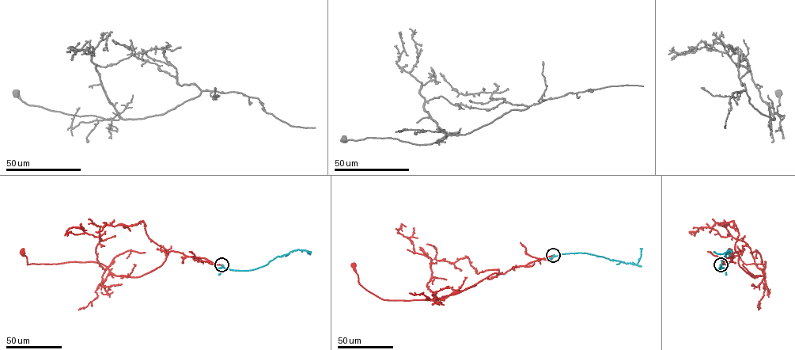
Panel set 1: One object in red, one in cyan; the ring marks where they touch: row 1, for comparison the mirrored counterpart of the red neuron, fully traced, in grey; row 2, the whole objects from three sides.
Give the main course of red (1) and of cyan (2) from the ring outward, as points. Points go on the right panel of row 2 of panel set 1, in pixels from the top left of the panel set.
1: (721, 264), (739, 251), (738, 263), (747, 273), (752, 277), (763, 274), (766, 262), (745, 264), (731, 252)
2: (721, 264), (729, 250), (722, 253), (713, 252)

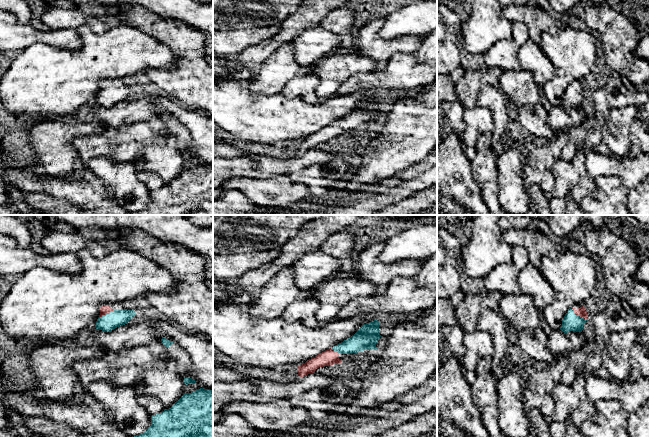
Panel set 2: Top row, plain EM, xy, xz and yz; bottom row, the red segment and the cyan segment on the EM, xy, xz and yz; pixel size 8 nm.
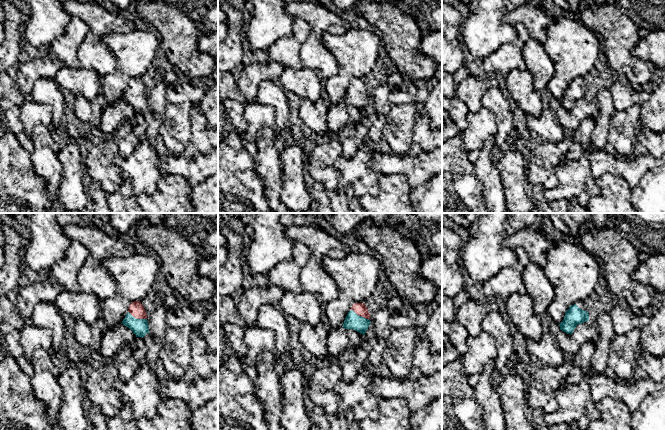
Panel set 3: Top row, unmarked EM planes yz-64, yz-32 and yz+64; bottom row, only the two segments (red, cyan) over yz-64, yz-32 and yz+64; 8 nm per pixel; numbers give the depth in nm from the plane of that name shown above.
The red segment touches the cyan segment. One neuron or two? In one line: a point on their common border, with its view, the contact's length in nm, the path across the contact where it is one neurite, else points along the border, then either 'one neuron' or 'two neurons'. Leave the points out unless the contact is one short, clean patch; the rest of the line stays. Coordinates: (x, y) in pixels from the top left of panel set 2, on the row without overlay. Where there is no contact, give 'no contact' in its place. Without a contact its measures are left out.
contact yz (578, 91); length 170 nm; one neuron

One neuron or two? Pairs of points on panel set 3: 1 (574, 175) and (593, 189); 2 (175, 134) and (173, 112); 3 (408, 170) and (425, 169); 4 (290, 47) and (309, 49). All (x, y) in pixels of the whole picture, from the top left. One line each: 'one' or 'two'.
1: one
2: one
3: one
4: two

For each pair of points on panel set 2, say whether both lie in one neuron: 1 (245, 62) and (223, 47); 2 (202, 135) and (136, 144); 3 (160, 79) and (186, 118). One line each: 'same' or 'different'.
1: different
2: different
3: different

